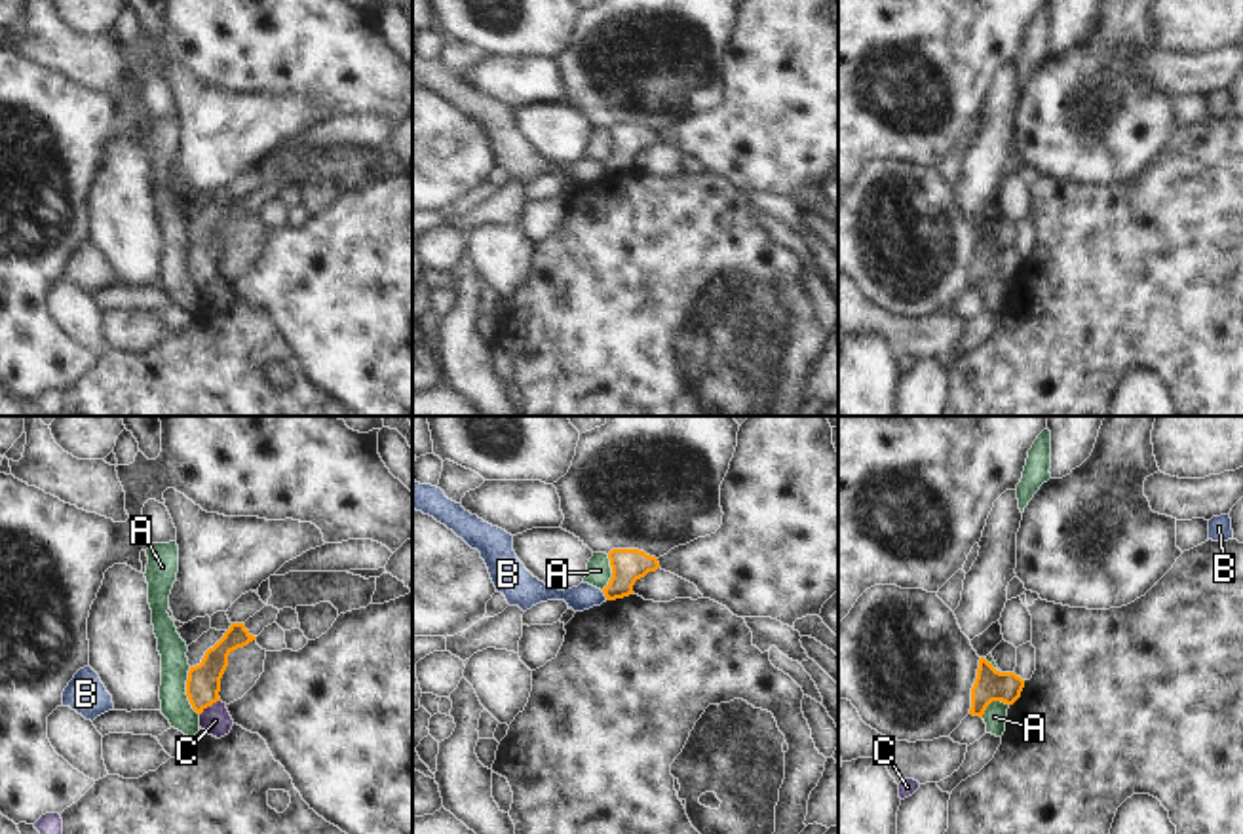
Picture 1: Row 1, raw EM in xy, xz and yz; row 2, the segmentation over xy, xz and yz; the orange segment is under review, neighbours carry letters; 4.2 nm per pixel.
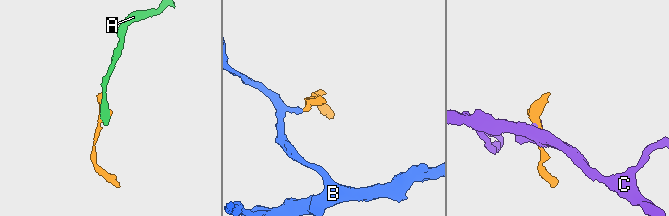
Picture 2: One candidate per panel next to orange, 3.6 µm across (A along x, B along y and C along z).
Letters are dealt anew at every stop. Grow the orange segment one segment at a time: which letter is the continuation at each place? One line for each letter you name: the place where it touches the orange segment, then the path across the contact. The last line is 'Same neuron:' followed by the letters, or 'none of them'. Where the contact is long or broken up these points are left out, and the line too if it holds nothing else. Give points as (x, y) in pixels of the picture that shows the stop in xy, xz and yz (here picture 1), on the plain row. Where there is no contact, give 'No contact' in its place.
Same neuron: none of them

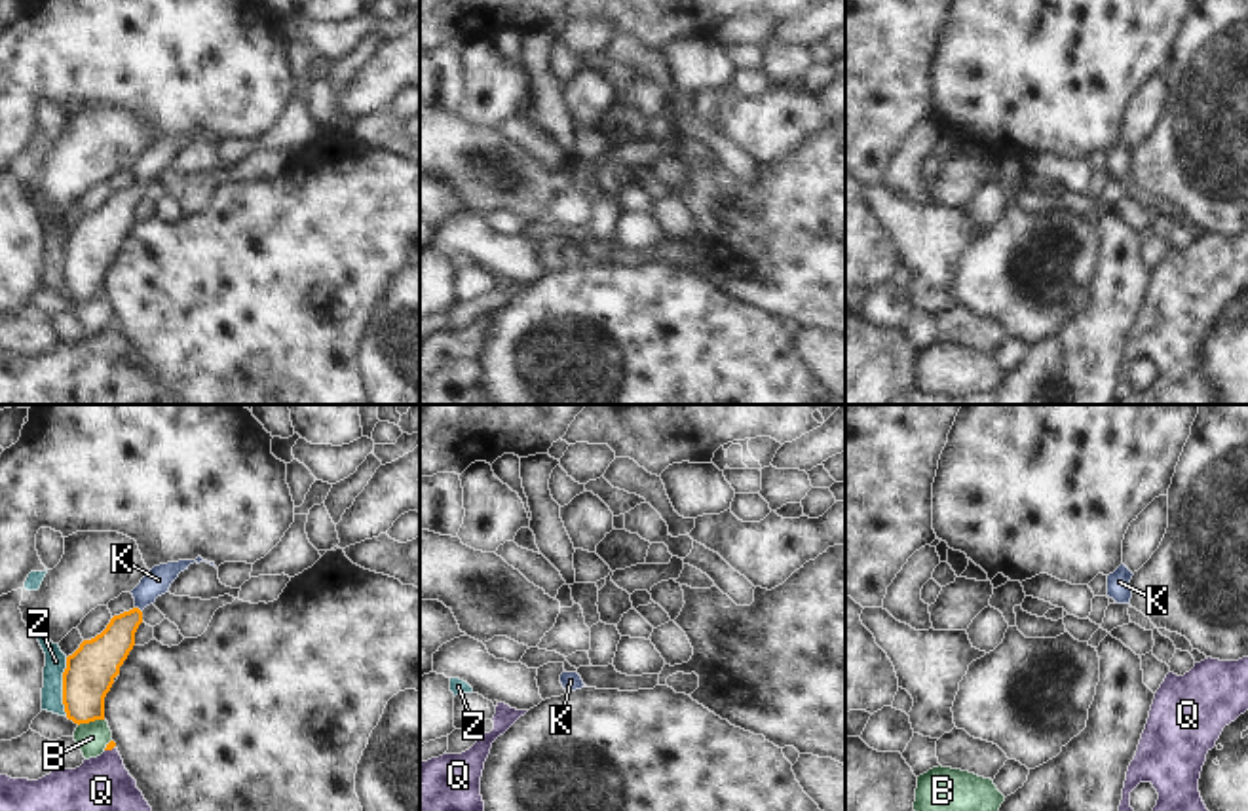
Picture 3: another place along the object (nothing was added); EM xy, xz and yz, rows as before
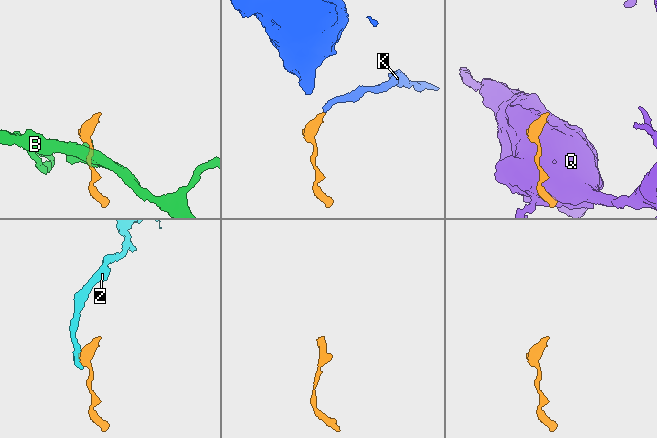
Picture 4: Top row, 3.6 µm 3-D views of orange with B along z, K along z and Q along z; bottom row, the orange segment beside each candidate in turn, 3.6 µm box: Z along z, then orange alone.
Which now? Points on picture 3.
K: Touches orange at xy (139, 185). Path across: xy (103, 230), (139, 185), (145, 168), (158, 154)
Same neuron: K

